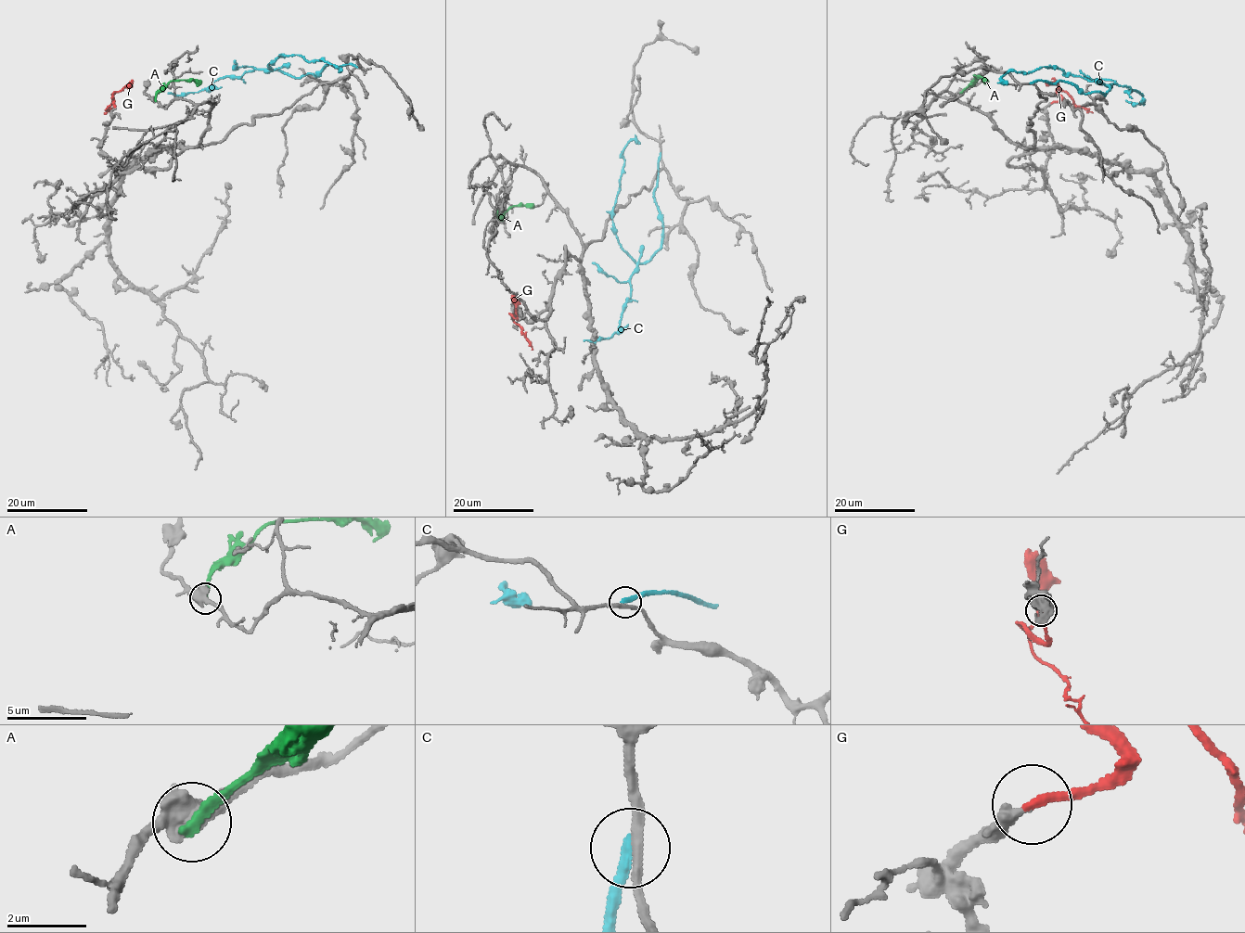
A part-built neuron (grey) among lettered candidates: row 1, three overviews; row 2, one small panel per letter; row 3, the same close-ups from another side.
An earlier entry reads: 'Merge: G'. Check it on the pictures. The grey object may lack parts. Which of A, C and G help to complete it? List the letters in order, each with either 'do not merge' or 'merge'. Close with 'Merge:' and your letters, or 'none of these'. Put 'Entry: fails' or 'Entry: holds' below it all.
A: do not merge
C: do not merge
G: merge
Merge: G
Entry: holds

